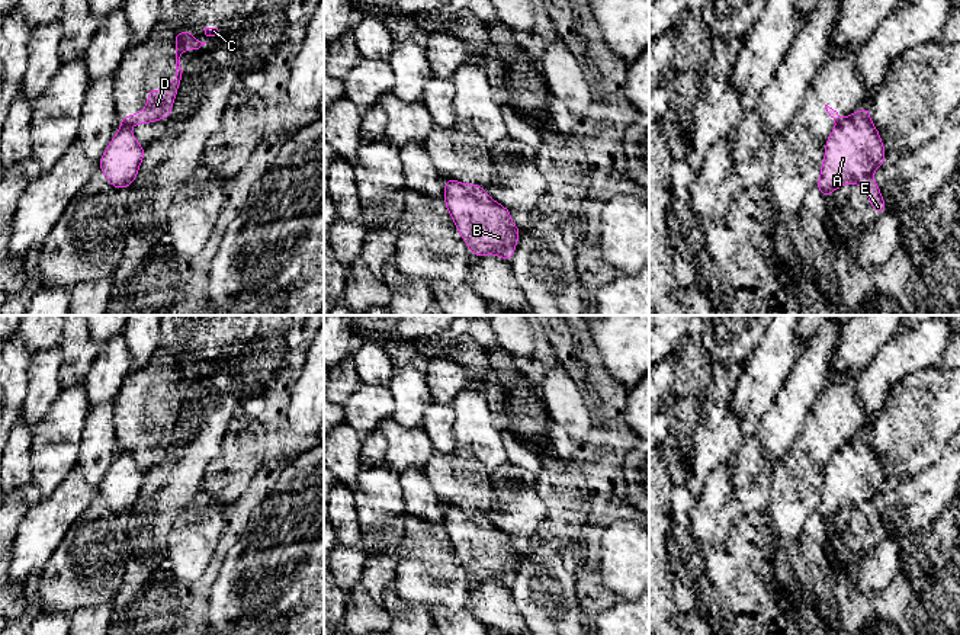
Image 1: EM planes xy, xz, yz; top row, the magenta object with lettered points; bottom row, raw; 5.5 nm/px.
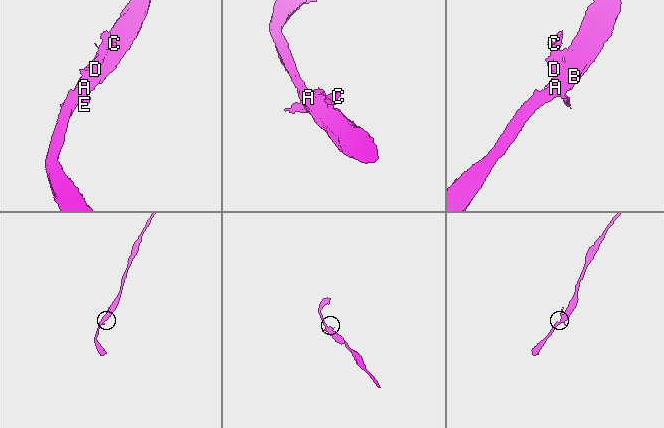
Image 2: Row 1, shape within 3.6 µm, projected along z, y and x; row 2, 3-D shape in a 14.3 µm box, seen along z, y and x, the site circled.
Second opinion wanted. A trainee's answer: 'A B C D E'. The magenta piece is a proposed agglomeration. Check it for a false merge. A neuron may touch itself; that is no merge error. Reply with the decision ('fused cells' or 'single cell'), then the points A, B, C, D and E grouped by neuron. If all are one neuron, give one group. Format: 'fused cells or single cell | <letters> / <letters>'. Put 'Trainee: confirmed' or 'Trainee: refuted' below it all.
fused cells | A B E / C D
Trainee: refuted

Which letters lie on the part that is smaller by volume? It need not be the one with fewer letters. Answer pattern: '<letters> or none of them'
C, D

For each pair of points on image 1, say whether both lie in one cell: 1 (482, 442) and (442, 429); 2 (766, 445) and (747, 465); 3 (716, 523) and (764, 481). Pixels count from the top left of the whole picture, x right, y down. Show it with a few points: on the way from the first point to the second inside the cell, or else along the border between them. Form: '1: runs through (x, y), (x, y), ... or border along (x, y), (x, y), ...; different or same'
1: border along (450, 404), (455, 413), (456, 446), (445, 455); different
2: runs through (761, 449), (750, 461); same
3: runs through (728, 512), (753, 493); same

